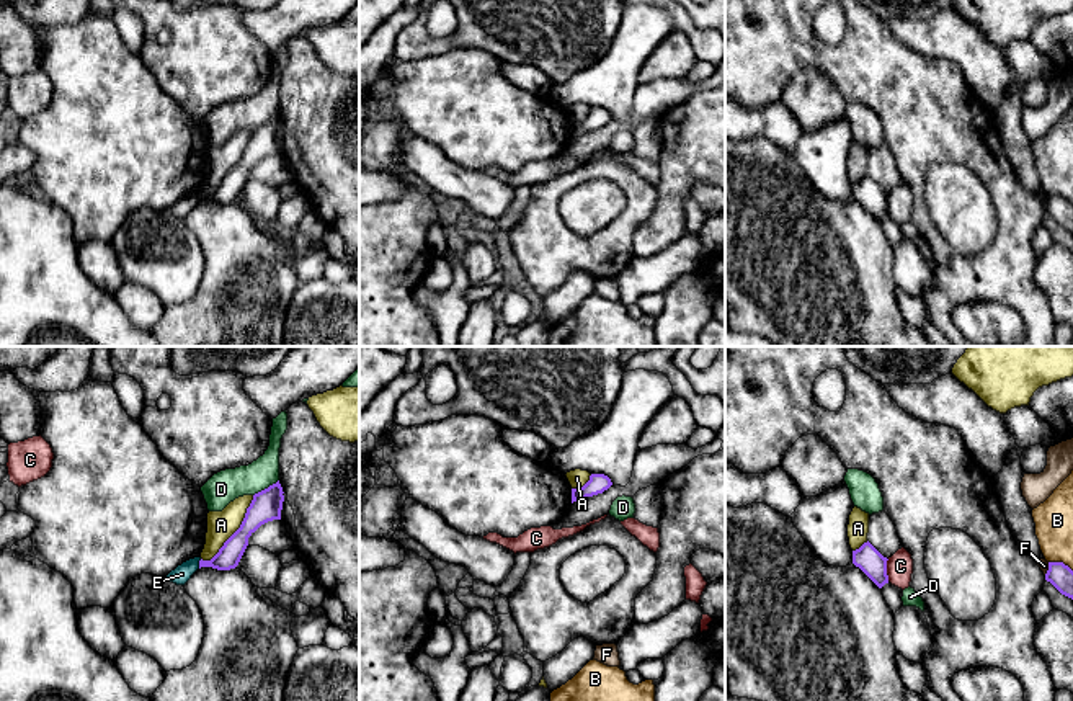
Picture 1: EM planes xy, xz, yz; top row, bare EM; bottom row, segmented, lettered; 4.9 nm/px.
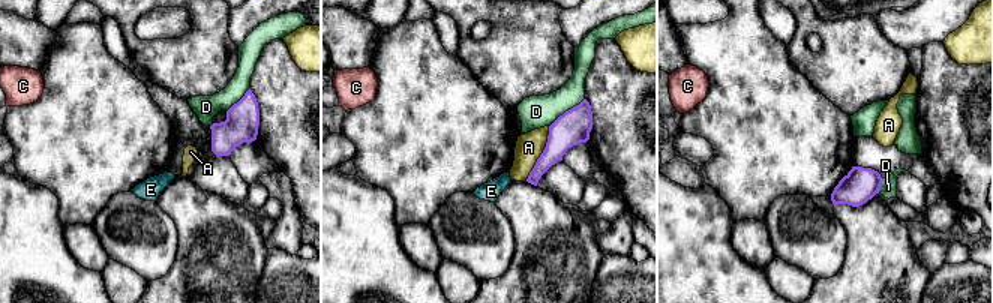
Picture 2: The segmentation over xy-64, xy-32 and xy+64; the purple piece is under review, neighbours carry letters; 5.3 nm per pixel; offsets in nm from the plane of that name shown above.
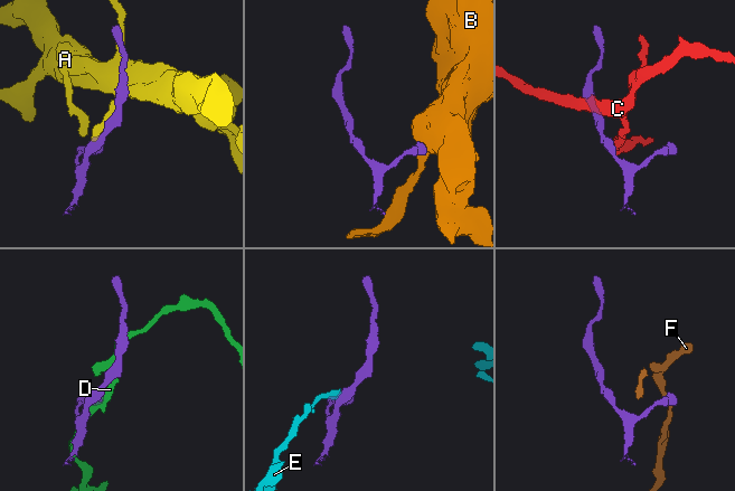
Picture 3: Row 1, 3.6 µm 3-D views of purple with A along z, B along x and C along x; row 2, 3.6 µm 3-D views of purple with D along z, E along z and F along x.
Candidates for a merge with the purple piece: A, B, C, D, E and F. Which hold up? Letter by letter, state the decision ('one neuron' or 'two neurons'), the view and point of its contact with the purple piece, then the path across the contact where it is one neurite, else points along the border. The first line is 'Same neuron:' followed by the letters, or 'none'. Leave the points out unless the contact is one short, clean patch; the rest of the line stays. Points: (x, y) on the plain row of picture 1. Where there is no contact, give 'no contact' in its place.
Same neuron: none
A: two neurons; contact xy (235, 165); border xy (253, 129), (240, 160), (209, 193), (203, 195)
B: two neurons; contact yz (1060, 196); border yz (1049, 195), (1062, 195), (1072, 205)
C: two neurons; contact yz (886, 205); border yz (889, 193), (887, 214)
D: two neurons; contact xy (265, 123)
E: two neurons; contact xy (200, 198); border xy (201, 193), (198, 201)
F: two neurons; contact yz (1049, 203); border yz (1049, 196), (1049, 203), (1044, 208)

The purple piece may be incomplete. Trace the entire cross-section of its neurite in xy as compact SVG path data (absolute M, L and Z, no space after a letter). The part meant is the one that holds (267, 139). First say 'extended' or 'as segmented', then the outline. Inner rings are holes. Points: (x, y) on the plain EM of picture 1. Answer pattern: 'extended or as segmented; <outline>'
as segmented; M279 114L268 123L253 129L250 141L240 162L224 176L219 186L211 194L199 194L201 201L212 201L217 204L235 203L248 180L248 172L265 157L281 154L283 144L283 121Z

